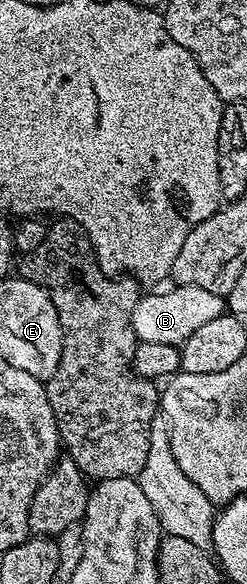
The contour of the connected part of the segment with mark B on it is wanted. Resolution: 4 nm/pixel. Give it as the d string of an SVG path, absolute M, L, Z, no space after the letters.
M175 285L162 294L141 295L133 310L133 332L144 343L181 347L205 323L225 313L225 297L200 286Z

